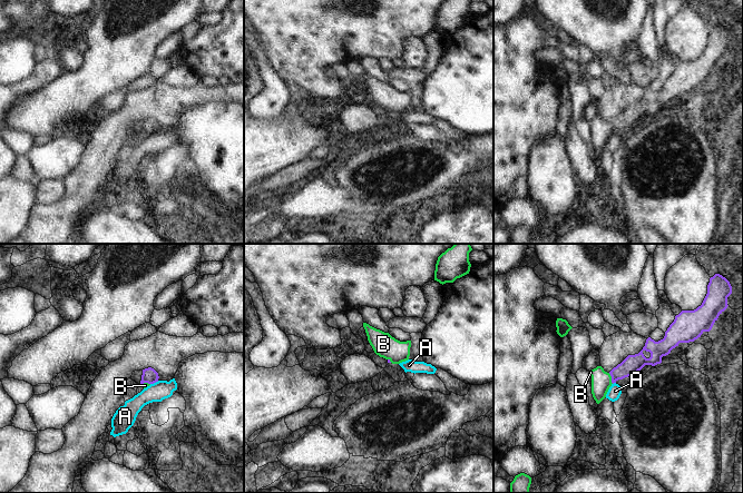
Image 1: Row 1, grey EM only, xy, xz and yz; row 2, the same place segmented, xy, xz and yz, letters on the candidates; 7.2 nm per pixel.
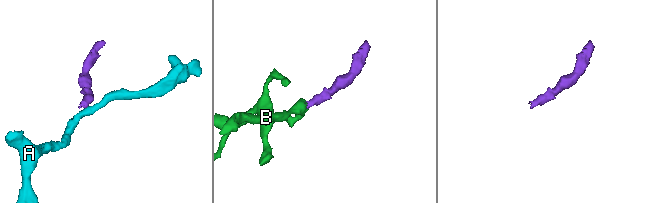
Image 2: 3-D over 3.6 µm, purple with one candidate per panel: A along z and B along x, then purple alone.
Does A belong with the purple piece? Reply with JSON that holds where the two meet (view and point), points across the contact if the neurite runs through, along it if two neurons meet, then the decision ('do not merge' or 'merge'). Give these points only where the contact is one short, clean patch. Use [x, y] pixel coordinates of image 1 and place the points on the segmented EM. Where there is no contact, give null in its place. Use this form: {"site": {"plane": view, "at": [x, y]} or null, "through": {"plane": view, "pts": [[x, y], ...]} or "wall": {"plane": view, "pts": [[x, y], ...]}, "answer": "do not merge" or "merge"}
{"site": {"plane": "xy", "at": [154, 382]}, "wall": {"plane": "xy", "pts": [[158, 381], [150, 384]]}, "answer": "do not merge"}

